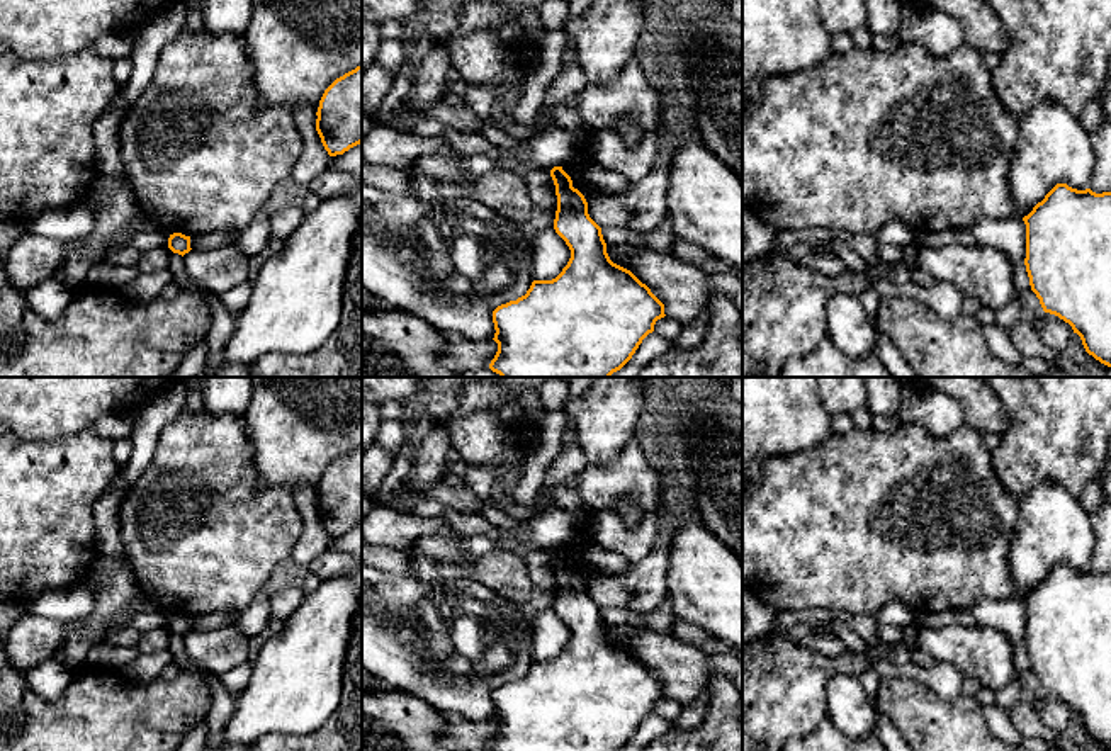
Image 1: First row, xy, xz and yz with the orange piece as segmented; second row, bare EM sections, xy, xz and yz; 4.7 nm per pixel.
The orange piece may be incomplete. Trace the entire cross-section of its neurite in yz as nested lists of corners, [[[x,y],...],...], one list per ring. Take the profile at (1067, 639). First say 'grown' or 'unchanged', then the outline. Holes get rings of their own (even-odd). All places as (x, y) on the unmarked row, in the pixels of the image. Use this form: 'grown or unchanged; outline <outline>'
unchanged; outline [[[1057,564],[1033,591],[1026,605],[1026,652],[1031,671],[1045,693],[1069,703],[1089,736],[1111,748],[1111,573],[1096,574]]]

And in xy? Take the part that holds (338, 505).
unchanged; outline [[[362,445],[324,471],[316,496],[316,511],[330,537],[362,523]]]

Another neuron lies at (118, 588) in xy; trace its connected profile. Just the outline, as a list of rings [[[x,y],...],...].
[[[97,556],[90,573],[99,576],[93,612],[76,622],[70,622],[71,634],[63,647],[63,663],[73,671],[85,664],[88,651],[105,639],[105,622],[131,607],[141,605],[141,612],[156,607],[141,591],[127,556]]]

